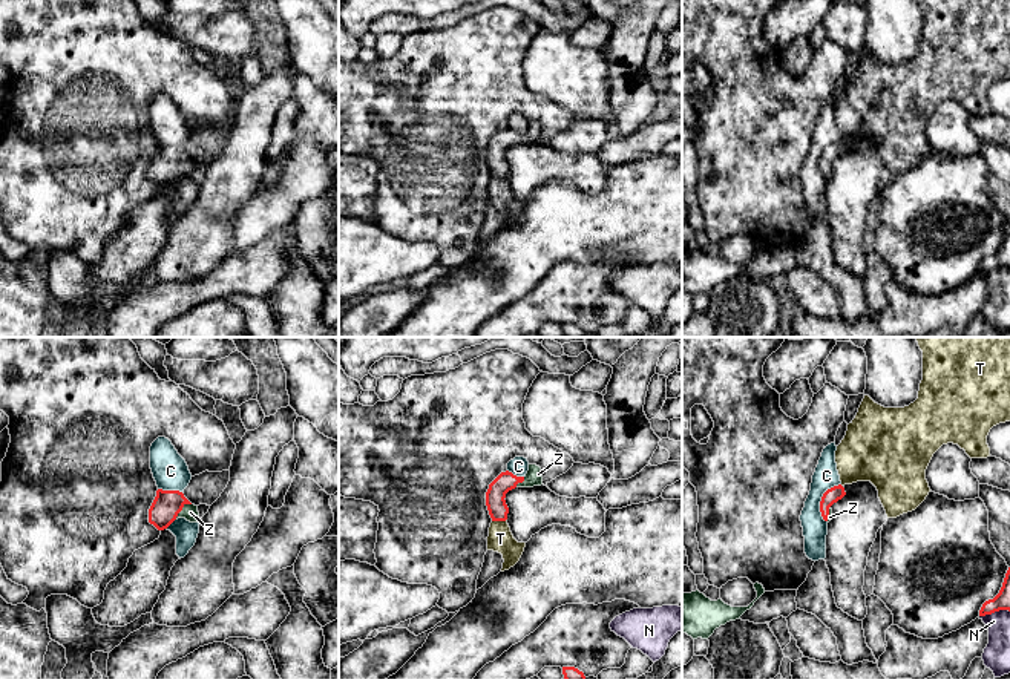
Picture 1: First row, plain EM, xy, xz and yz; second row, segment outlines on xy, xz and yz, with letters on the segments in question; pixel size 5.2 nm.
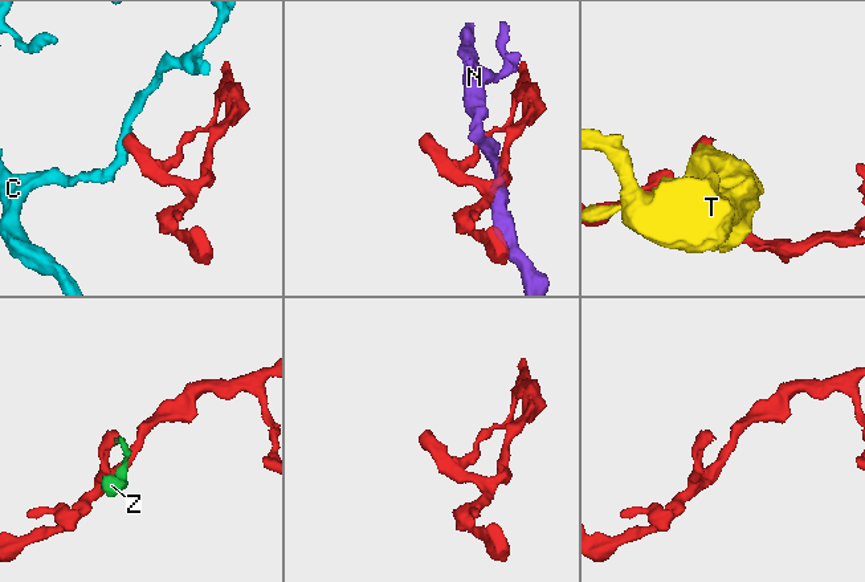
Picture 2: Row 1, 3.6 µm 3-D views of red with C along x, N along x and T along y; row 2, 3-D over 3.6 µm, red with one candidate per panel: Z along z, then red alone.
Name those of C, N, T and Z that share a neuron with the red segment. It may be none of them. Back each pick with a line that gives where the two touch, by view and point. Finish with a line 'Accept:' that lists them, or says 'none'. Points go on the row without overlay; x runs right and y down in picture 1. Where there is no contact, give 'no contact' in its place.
Z: meets red in xy at (181, 166)
Accept: Z

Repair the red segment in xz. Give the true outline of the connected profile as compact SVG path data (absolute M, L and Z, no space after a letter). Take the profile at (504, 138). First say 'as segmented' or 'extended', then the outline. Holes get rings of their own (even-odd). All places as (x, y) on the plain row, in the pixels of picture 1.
extended; M529 121L524 133L516 133L512 129L501 129L486 149L486 162L492 178L506 178L509 164L506 161L506 150L515 144L533 144L543 141L543 127L536 121Z

